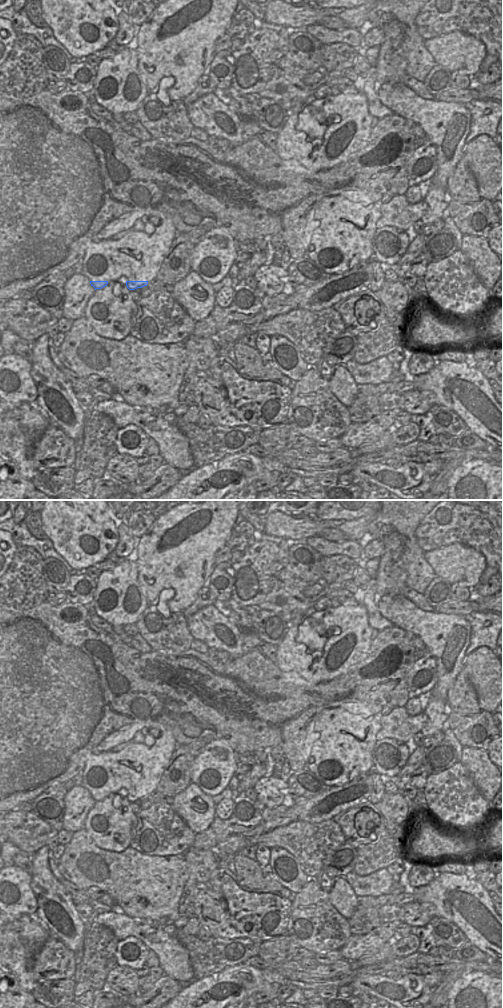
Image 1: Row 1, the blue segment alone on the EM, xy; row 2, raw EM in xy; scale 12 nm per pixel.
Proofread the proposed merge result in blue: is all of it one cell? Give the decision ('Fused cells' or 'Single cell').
Single cell

